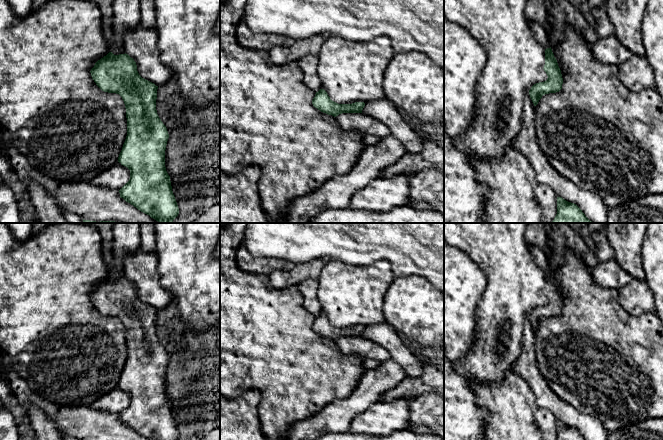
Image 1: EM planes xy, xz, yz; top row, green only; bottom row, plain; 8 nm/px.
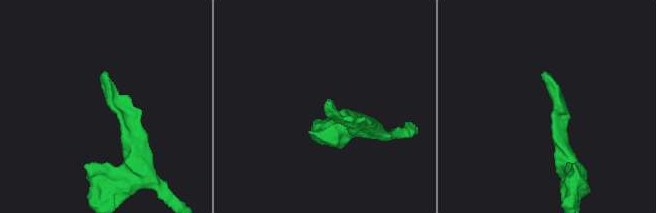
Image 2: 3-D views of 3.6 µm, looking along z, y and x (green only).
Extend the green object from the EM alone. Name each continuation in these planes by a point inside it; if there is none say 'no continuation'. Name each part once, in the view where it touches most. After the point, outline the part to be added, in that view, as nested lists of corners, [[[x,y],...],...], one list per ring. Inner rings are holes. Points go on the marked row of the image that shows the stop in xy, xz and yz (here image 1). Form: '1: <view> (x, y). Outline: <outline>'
1: yz (540, 33). Outline: [[[528,22],[528,25],[531,31],[533,32],[538,43],[544,49],[550,48],[552,42],[550,41],[550,38],[548,36],[546,29],[537,22]]]

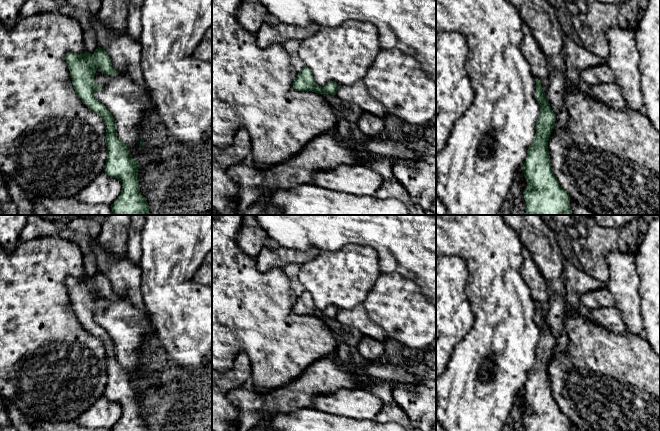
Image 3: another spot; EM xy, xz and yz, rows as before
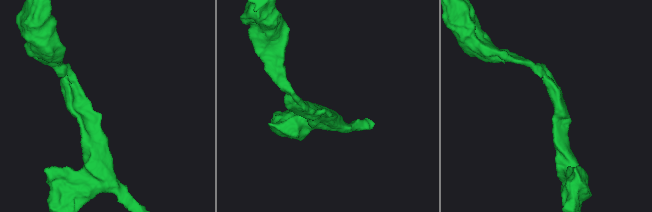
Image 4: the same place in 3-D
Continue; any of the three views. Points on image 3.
no continuation

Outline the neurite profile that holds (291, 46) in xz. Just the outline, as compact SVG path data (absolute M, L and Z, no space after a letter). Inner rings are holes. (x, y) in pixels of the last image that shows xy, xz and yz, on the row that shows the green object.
M290 39L283 44L283 48L287 52L291 64L297 70L297 72L300 72L305 67L305 64L302 62L298 54L299 43L299 40Z

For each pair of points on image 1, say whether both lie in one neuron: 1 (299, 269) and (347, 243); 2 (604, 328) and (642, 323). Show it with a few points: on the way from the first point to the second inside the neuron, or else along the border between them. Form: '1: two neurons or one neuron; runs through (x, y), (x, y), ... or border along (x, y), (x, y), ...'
1: two neurons; border along (321, 257), (297, 264)
2: one neuron; runs through (613, 328), (633, 328)

